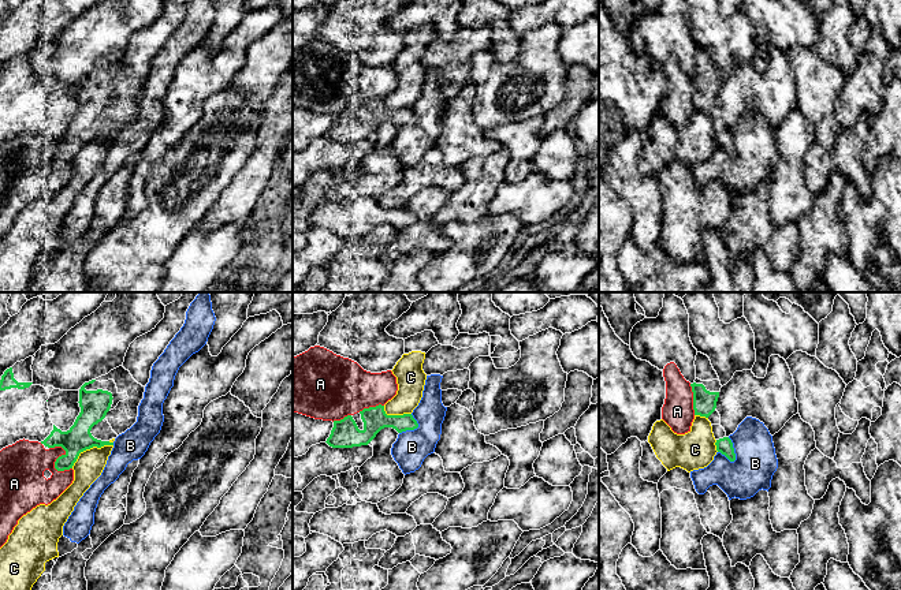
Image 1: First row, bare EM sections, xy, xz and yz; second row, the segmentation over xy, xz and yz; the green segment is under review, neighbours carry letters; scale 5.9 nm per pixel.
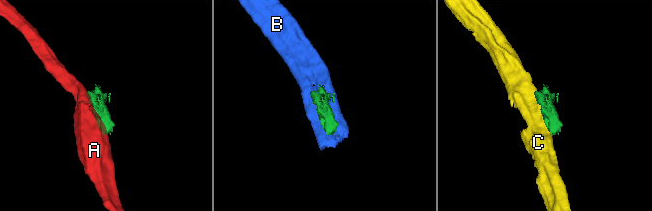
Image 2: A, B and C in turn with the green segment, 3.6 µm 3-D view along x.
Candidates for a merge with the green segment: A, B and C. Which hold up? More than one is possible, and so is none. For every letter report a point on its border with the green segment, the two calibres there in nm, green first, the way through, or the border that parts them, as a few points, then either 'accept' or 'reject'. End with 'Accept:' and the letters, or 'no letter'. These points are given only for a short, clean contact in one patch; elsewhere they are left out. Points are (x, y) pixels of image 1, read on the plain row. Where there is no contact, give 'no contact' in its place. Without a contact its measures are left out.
A: contact xy (56, 153); calibres 160 and 280 nm; reject
B: contact yz (733, 144); calibres 90 and 240 nm; border yz (728, 131), (733, 139), (733, 156); reject
C: contact xy (89, 142); calibres 160 and 160 nm; reject
Accept: no letter

